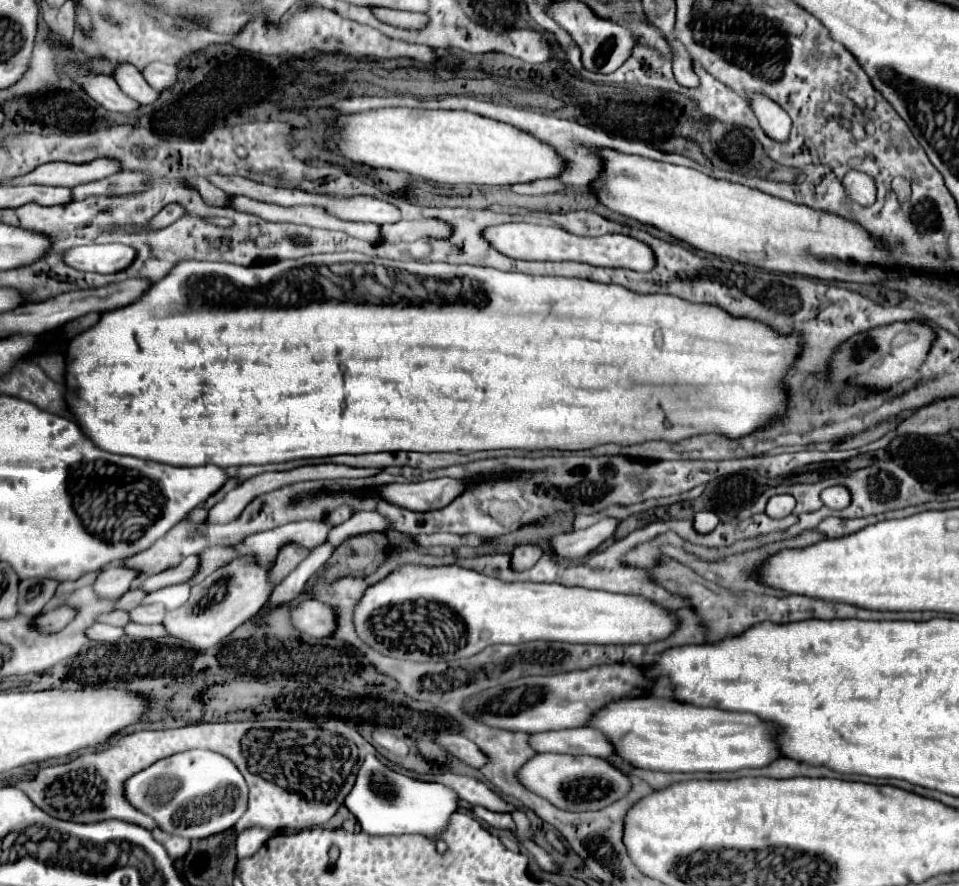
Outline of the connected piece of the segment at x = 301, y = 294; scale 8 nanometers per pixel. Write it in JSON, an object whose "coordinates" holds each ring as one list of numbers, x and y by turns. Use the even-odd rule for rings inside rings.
{"coordinates":[[340,252,340,254,314,254,314,256,304,256,298,260,278,260,272,264,262,264,262,266,236,266,236,264,226,264,226,262,200,262,200,260,180,260,162,280,154,282,138,300,124,308,116,308,110,312,104,312,100,320,80,332,78,336,72,338,68,352,66,352,66,372,64,372,64,402,68,404,68,410,76,418,80,430,84,436,90,436,90,440,112,454,132,454,136,458,144,460,154,460,154,462,164,462,170,466,206,466,214,464,220,468,230,468,230,466,250,466,250,464,274,464,274,462,290,462,290,460,300,460,300,458,322,458,339,454,367,454,378,452,460,452,460,454,470,454,478,450,500,450,500,448,520,448,520,450,588,450,600,444,642,444,648,440,670,440,678,442,696,434,706,434,706,432,720,432,730,438,740,438,744,434,754,432,758,426,764,426,770,422,770,418,776,412,784,410,784,402,770,402,766,398,770,396,780,396,780,378,788,370,788,366,794,362,794,358,800,352,800,344,796,336,784,338,770,330,766,324,760,324,756,320,738,320,730,318,722,308,708,306,708,304,692,304,686,300,680,300,676,296,668,294,636,294,630,292,622,286,616,284,600,284,600,282,588,282,588,280,570,280,570,278,536,278,536,276,522,276,518,272,500,272,494,268,482,268,482,266,466,266,466,264,446,264,446,262,434,262,434,264,424,264,424,262,398,262,398,260,386,260,386,258,370,258,360,252],[360,288,384,288,384,298,374,300,372,296,360,296]]}

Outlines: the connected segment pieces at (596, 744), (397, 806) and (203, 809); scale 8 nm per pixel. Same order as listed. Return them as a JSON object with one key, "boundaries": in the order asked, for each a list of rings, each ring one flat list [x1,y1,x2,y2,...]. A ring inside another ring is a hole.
{"boundaries":[[[570,728,570,730,550,730,532,734,528,740,530,748,538,754,556,752,556,754,570,754,570,756,598,756,608,758,614,754,608,740,592,728]],[[372,754,362,764,362,768,358,772,358,780,356,780,350,796,346,798,346,806,360,822,362,830,370,832,370,834,378,834,378,836,388,836,388,834,434,836,434,834,442,832,442,828,446,828,446,820,450,818,452,812,456,812,456,806,458,806,456,802,458,802,458,796,454,796,454,792,450,788,446,788,442,784,430,784,430,782,420,782,420,780,402,776,402,774,390,770,388,766,384,766],[376,772,386,776,386,780,394,786,388,796,384,792,374,790,372,776]],[[188,750,158,760,154,766,128,778,124,788,126,800,142,814,154,818,160,830,188,840,208,838,232,828,246,812,248,786,240,770,226,758,210,750],[222,790,222,812,220,812],[190,802,190,812,188,812]]]}

